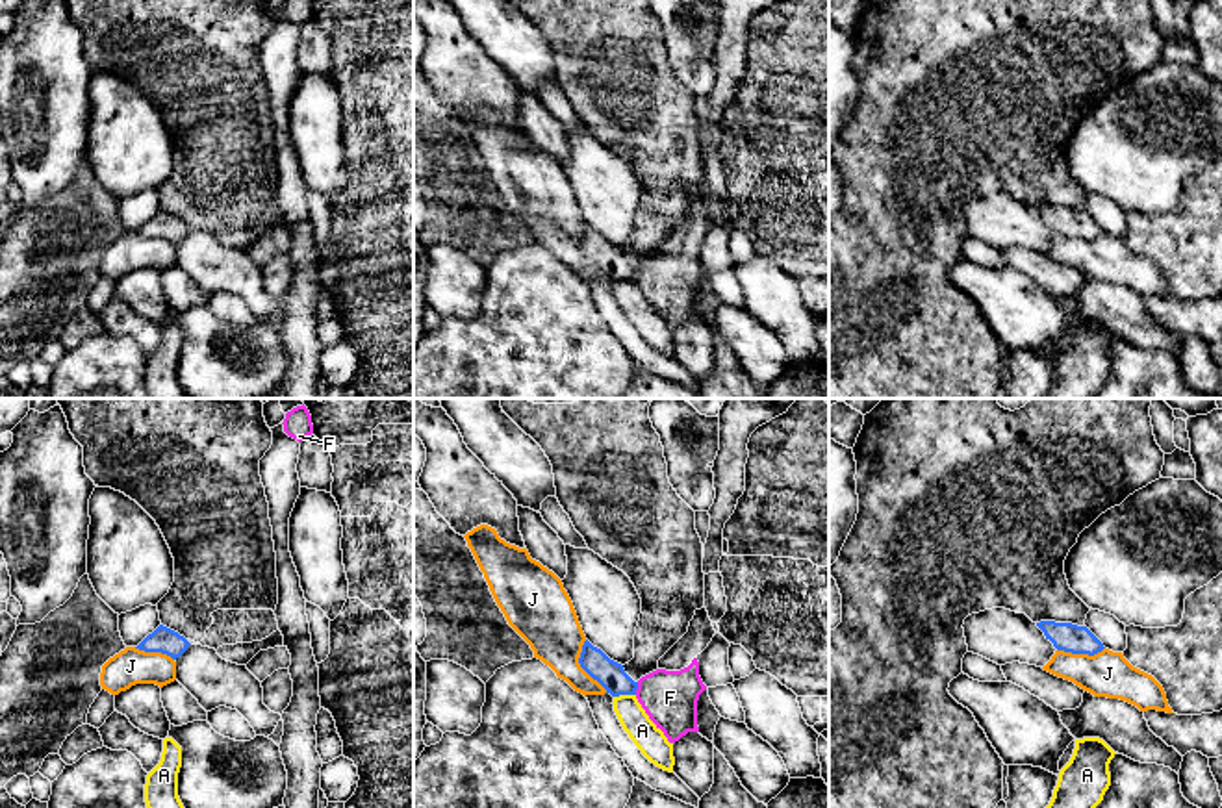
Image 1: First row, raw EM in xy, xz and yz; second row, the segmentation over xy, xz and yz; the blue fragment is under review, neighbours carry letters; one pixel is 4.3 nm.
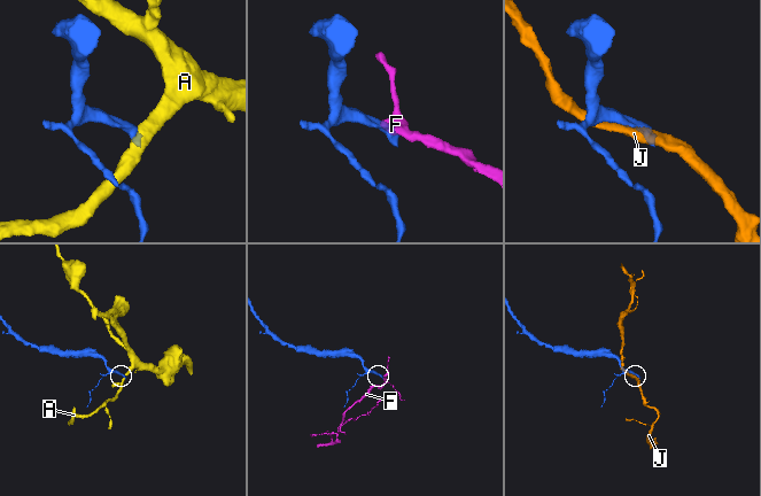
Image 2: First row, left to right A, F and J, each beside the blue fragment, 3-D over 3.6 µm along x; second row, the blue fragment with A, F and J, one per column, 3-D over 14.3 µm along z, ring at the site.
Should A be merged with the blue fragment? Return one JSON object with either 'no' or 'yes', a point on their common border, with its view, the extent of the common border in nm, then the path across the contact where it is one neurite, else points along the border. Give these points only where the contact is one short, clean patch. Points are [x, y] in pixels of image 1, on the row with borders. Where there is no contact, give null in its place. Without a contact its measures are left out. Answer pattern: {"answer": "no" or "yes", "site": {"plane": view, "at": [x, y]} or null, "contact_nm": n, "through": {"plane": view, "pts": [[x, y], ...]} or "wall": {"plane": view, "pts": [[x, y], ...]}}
{"answer": "no", "site": {"plane": "xz", "at": [623, 694]}, "contact_nm": 100, "wall": {"plane": "xz", "pts": [[635, 694], [614, 697]]}}

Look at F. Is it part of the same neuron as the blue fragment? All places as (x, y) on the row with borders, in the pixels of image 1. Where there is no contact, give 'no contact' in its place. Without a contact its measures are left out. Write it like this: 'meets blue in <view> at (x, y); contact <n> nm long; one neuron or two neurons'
meets blue in xz at (636, 688); contact 60 nm long; two neurons

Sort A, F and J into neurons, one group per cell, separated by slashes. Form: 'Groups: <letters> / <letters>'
Groups: A / F / J

